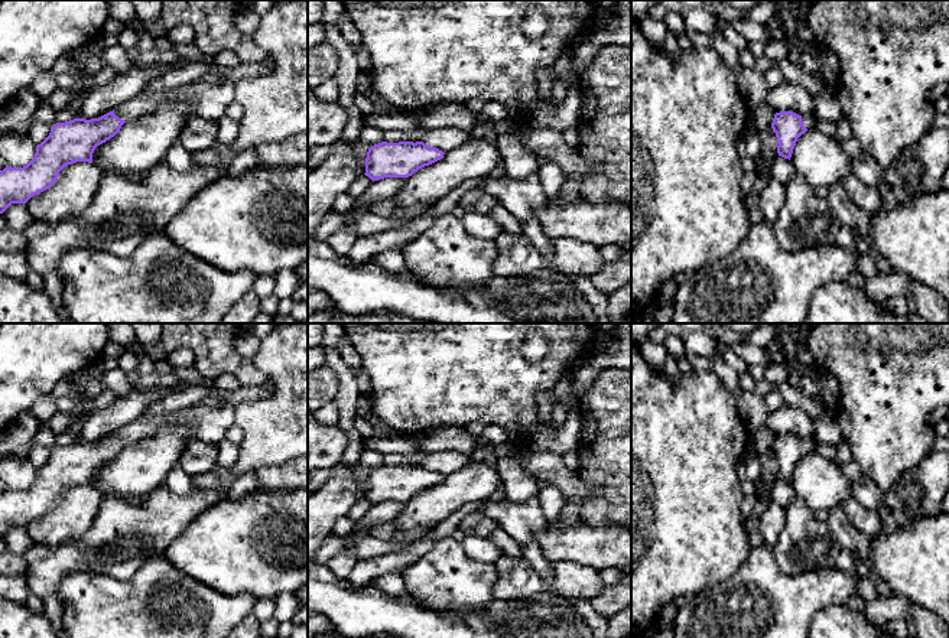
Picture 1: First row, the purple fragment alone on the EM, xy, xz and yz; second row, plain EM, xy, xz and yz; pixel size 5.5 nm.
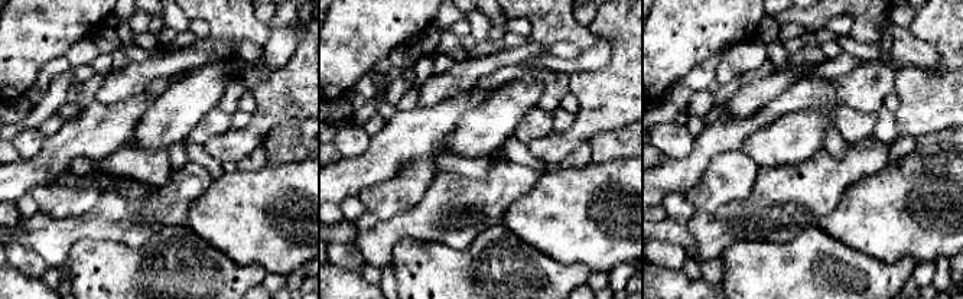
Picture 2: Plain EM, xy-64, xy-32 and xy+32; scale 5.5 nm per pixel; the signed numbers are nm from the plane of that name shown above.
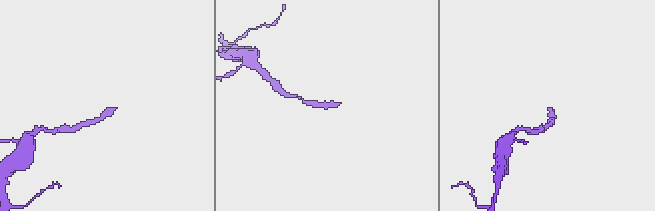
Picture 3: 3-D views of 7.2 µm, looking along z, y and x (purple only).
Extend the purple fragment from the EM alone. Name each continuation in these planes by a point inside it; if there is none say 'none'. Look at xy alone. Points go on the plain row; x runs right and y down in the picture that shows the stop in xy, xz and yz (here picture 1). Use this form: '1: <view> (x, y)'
1: xy (213, 417)

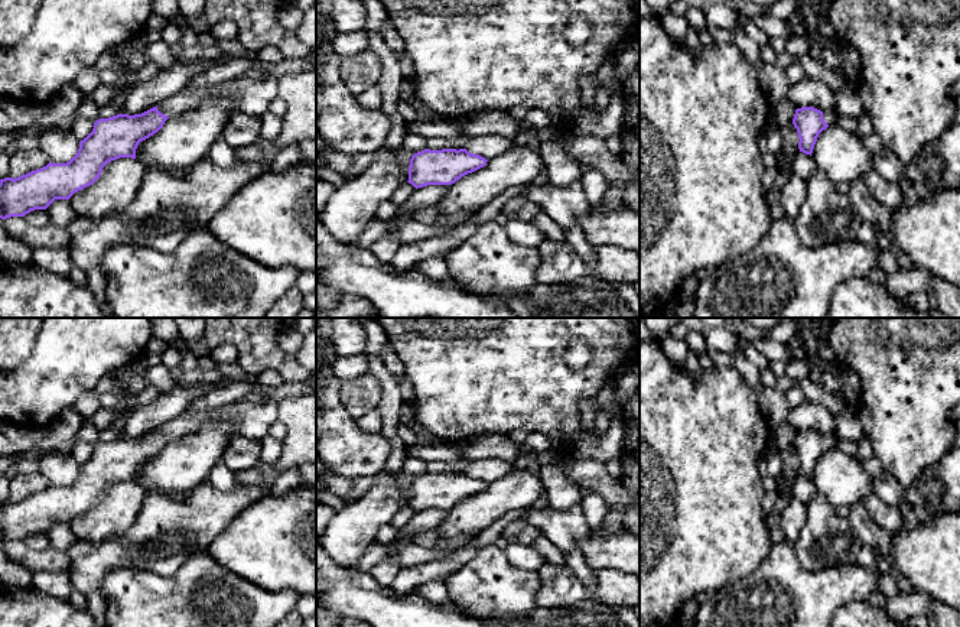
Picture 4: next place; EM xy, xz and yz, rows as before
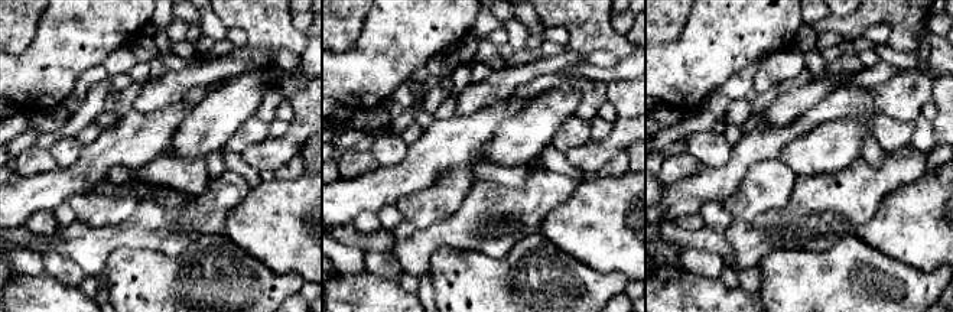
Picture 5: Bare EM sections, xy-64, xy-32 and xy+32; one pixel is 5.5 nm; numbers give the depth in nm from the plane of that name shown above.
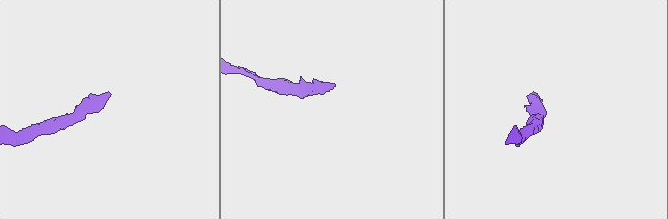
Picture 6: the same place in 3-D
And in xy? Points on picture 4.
1: xy (256, 413)

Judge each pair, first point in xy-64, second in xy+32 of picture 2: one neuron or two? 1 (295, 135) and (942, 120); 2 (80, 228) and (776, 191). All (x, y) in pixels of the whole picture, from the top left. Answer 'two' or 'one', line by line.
1: two
2: one

